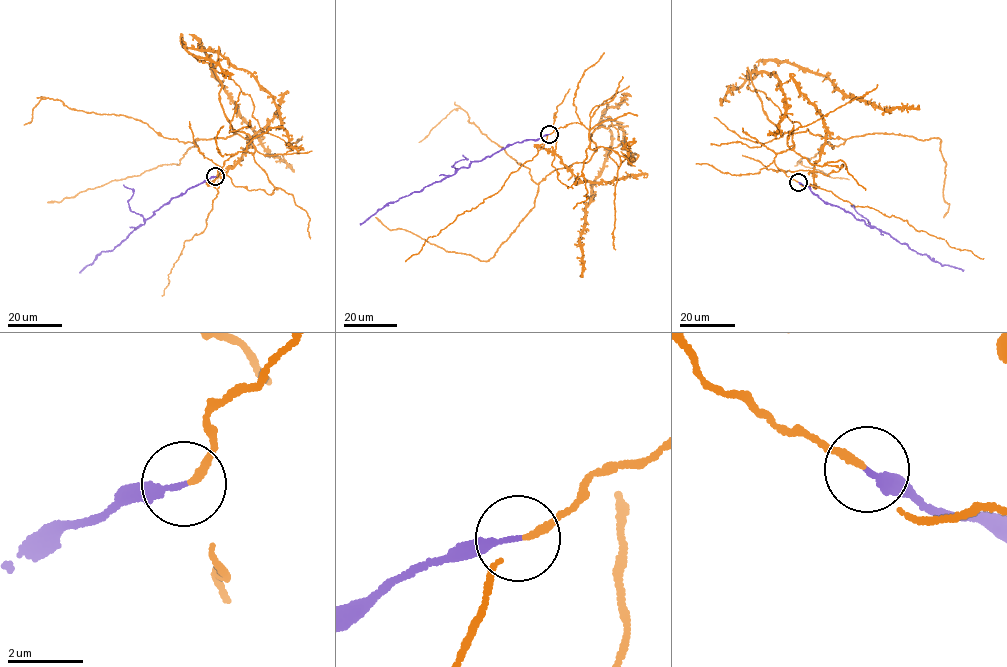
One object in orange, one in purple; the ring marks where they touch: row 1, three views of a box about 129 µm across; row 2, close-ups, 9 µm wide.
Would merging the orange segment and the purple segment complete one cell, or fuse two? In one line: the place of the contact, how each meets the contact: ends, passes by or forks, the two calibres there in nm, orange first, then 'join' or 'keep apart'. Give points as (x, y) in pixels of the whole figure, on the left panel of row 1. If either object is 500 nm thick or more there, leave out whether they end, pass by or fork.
at (215, 176); orange ends there; purple ends there; 180 nm thick on the orange side, 150 nm on the other; keep apart

